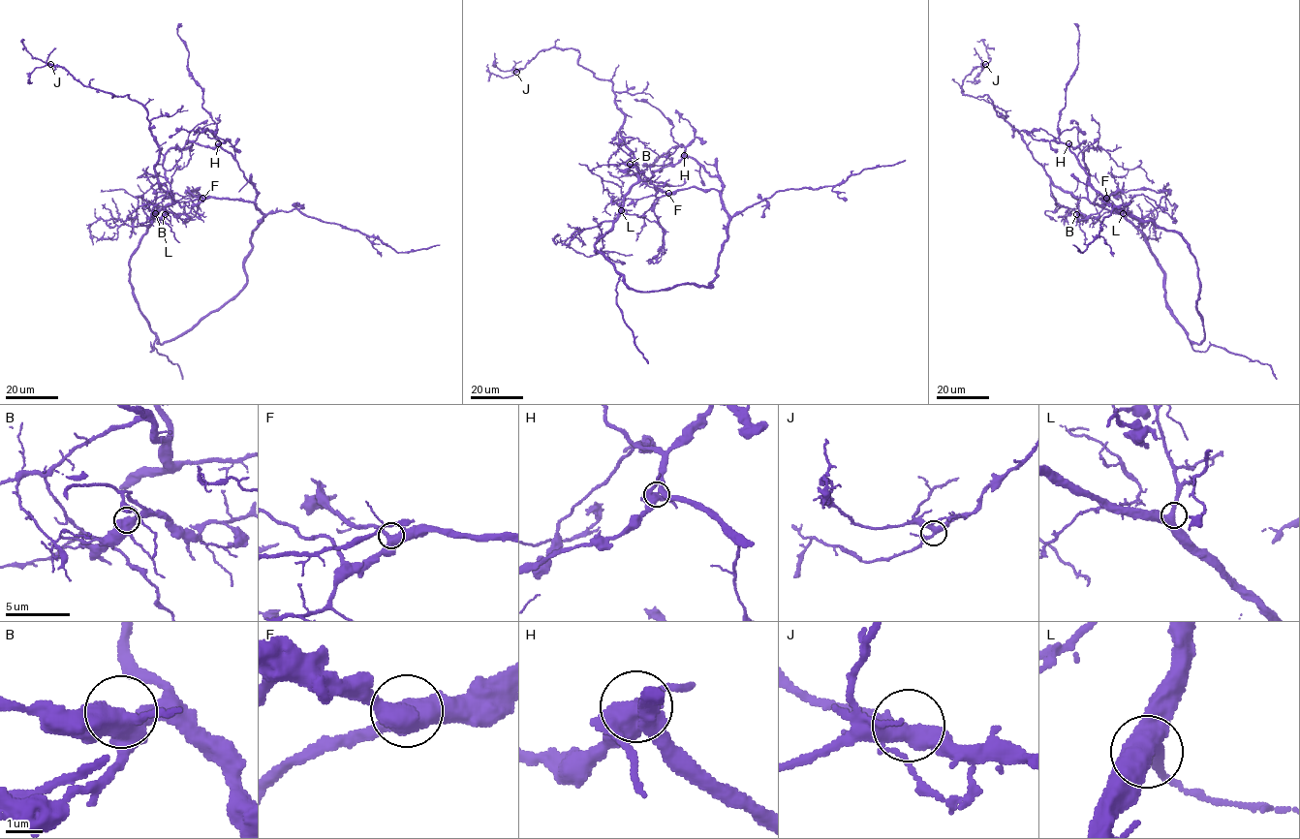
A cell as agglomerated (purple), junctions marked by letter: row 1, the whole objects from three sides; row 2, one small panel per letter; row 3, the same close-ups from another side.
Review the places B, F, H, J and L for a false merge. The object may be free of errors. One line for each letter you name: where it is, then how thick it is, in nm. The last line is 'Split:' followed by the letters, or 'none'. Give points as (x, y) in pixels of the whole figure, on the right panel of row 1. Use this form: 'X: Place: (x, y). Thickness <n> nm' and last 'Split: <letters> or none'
Split: none

